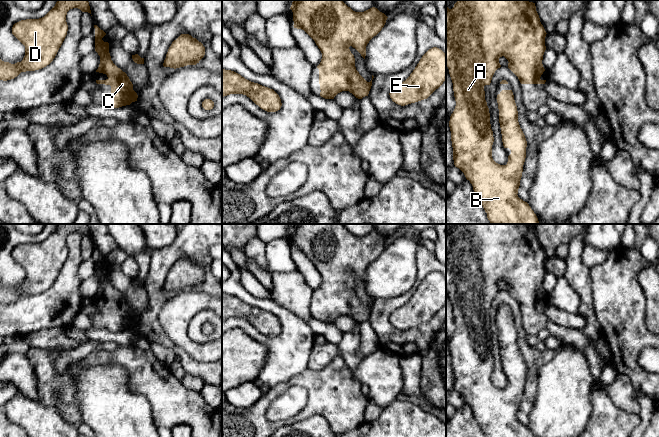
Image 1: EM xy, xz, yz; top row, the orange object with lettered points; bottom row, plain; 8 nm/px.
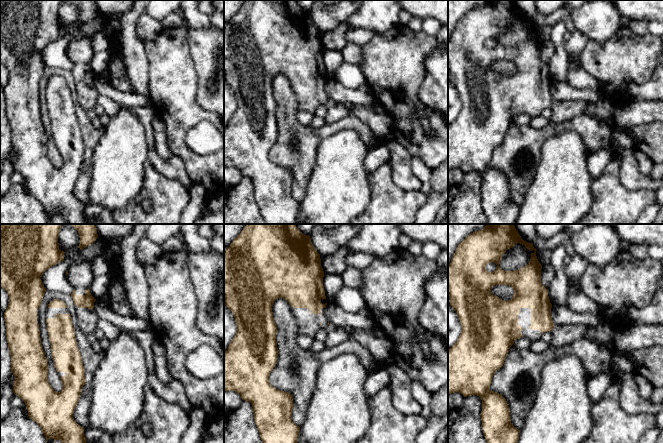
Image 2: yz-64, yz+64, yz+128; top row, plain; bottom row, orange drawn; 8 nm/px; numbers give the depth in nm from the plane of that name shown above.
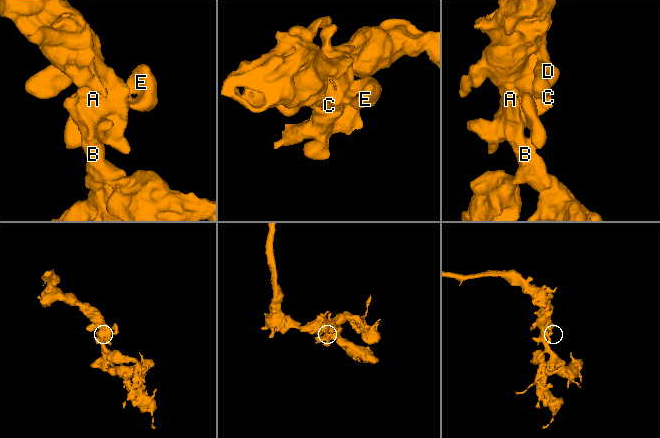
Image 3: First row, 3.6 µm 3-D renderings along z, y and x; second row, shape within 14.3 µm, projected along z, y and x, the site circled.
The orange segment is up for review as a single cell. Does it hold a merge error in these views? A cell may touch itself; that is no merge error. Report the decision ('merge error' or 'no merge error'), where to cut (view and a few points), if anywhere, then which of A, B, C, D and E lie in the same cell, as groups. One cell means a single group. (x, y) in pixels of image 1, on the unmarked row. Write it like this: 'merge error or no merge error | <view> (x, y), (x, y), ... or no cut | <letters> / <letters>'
no merge error | no cut | A B C D E

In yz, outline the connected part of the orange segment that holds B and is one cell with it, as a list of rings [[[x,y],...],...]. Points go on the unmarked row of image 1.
[[[458,224],[452,233],[446,230],[446,290],[449,293],[449,298],[453,307],[454,321],[456,330],[453,337],[450,340],[449,351],[451,355],[451,365],[453,371],[453,384],[455,391],[459,392],[465,399],[466,403],[470,405],[473,410],[476,421],[481,426],[486,437],[534,437],[529,428],[518,421],[518,413],[520,410],[520,404],[523,396],[523,389],[526,382],[527,365],[525,359],[520,352],[518,346],[518,335],[514,324],[512,314],[502,314],[497,319],[497,327],[499,333],[499,347],[502,358],[502,366],[504,372],[509,372],[511,378],[508,380],[508,386],[506,389],[500,389],[496,387],[492,382],[492,369],[494,366],[493,355],[490,348],[490,337],[485,324],[484,310],[490,309],[492,301],[495,295],[501,291],[499,282],[504,280],[508,284],[508,292],[518,301],[521,308],[545,308],[546,304],[541,304],[540,301],[545,295],[542,284],[546,274],[545,261],[546,255],[540,246],[539,239],[536,235],[535,227],[528,224]]]

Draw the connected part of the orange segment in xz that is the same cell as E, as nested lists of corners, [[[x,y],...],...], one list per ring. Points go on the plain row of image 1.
[[[439,272],[429,273],[410,300],[390,314],[390,322],[405,330],[427,323],[446,304],[446,278]]]

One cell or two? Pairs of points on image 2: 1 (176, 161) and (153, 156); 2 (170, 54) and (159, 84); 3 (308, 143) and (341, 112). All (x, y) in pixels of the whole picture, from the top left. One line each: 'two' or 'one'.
1: one
2: one
3: two

